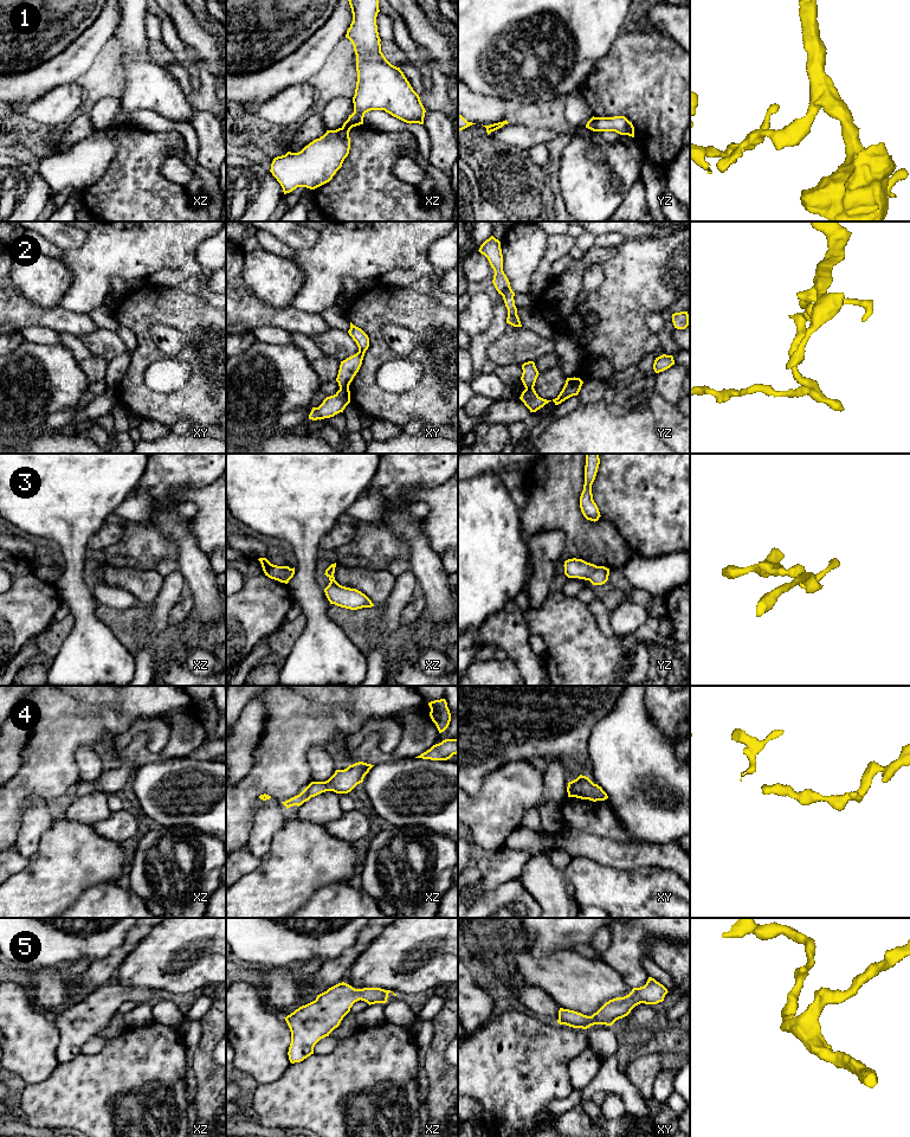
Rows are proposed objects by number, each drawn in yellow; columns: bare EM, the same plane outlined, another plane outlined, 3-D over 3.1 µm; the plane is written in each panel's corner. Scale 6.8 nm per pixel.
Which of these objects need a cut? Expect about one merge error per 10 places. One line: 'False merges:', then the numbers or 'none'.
False merges: 2

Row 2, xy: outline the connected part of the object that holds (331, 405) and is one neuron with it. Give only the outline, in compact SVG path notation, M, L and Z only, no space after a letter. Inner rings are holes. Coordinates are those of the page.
M340 387L340 390L330 397L327 397L318 407L312 407L309 419L317 420L334 417L343 412L346 406L350 403L349 388Z

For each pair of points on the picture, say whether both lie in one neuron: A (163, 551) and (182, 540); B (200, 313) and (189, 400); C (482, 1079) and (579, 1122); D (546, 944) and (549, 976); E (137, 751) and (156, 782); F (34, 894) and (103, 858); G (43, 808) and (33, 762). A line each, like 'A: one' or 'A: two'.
A: two
B: one
C: two
D: two
E: two
F: one
G: two

